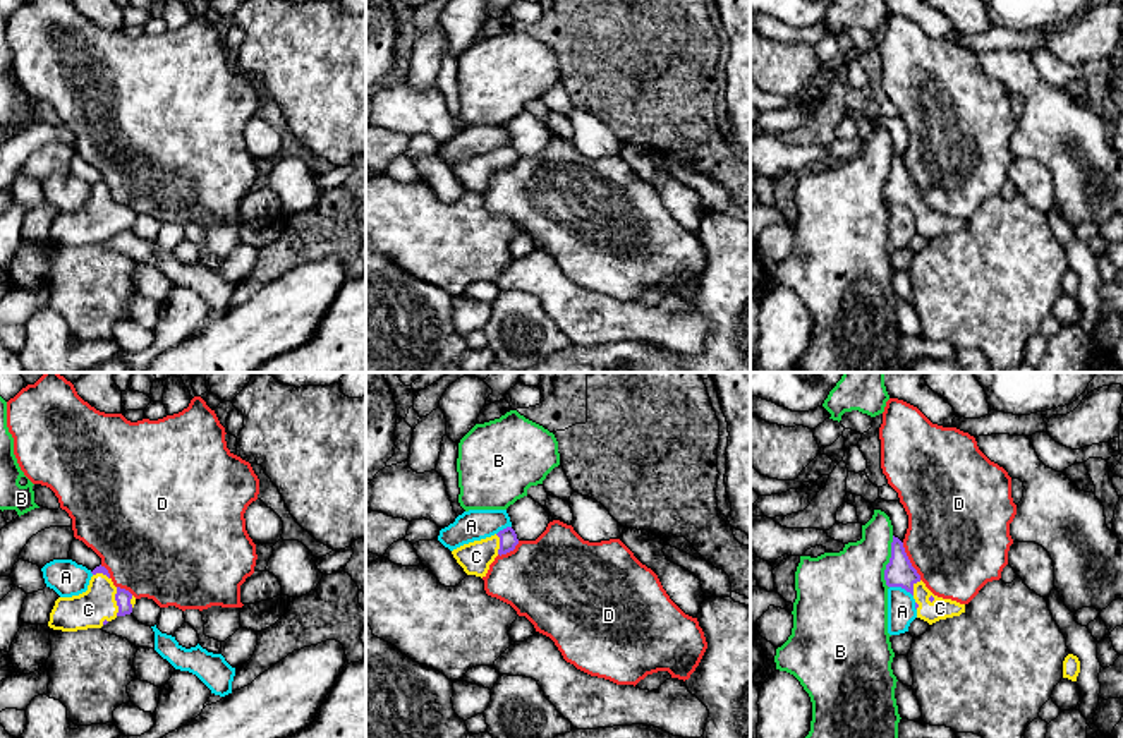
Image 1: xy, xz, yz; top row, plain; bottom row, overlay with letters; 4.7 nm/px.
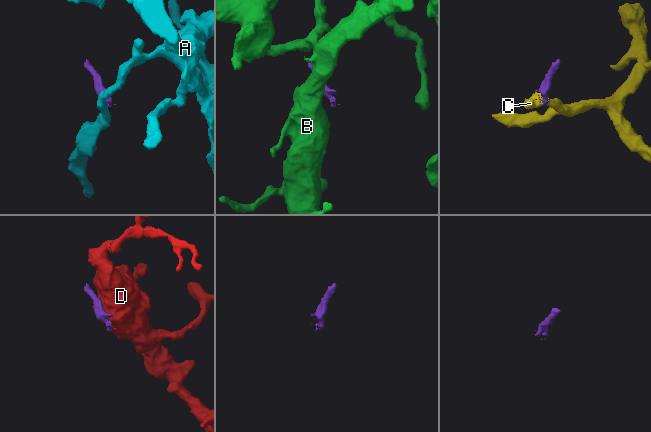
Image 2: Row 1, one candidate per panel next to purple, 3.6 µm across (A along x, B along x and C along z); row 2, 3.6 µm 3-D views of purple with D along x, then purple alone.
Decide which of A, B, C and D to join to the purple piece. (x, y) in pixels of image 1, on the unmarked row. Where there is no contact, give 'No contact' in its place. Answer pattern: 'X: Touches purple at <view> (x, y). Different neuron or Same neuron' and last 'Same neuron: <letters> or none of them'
A: Touches purple at yz (902, 203). Different neuron
B: Touches purple at yz (890, 177). Different neuron
C: Touches purple at xy (115, 215). Same neuron
D: Touches purple at yz (909, 177). Different neuron
Same neuron: C

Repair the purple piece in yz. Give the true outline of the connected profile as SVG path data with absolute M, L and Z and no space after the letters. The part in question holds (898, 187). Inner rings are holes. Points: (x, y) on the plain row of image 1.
M895 151L891 158L891 173L884 185L884 196L888 203L901 203L910 208L915 215L917 233L929 240L965 228L965 220L938 213L926 203L920 191L912 182L903 158Z

